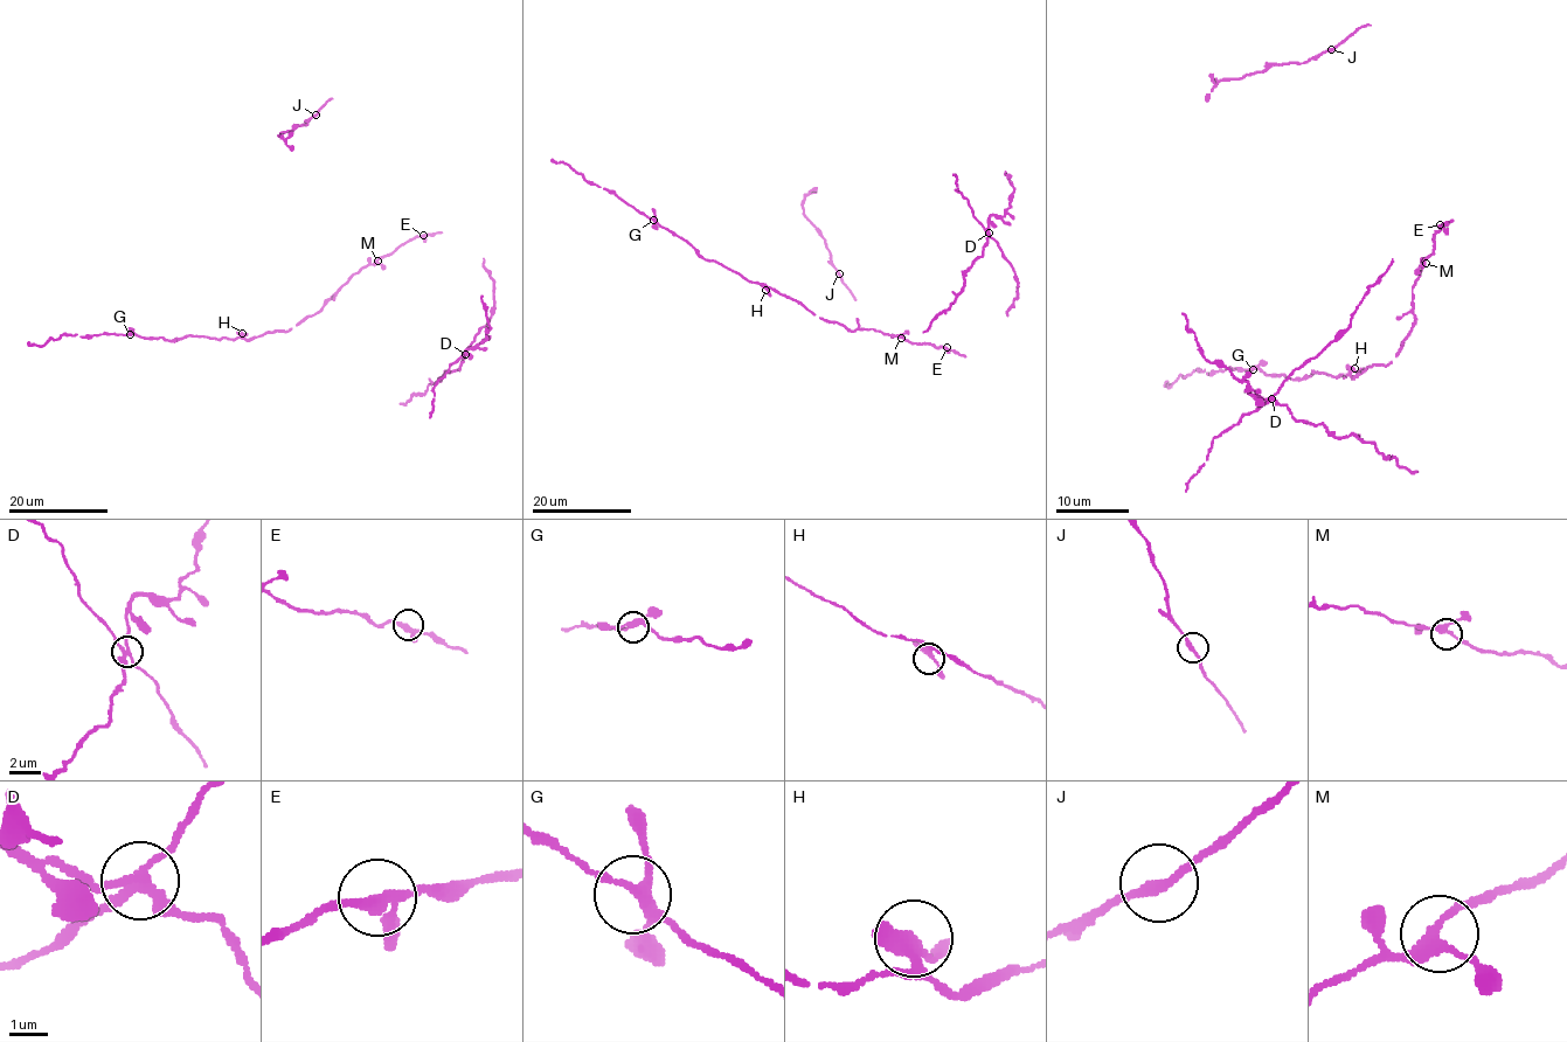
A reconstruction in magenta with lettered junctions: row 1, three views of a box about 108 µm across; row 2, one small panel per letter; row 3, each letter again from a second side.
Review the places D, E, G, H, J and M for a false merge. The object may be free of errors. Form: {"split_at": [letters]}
{"split_at": ["D"]}

